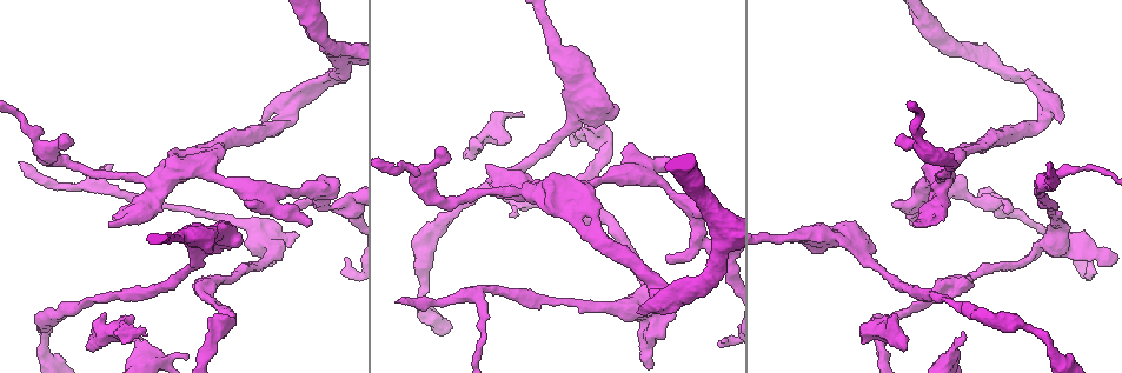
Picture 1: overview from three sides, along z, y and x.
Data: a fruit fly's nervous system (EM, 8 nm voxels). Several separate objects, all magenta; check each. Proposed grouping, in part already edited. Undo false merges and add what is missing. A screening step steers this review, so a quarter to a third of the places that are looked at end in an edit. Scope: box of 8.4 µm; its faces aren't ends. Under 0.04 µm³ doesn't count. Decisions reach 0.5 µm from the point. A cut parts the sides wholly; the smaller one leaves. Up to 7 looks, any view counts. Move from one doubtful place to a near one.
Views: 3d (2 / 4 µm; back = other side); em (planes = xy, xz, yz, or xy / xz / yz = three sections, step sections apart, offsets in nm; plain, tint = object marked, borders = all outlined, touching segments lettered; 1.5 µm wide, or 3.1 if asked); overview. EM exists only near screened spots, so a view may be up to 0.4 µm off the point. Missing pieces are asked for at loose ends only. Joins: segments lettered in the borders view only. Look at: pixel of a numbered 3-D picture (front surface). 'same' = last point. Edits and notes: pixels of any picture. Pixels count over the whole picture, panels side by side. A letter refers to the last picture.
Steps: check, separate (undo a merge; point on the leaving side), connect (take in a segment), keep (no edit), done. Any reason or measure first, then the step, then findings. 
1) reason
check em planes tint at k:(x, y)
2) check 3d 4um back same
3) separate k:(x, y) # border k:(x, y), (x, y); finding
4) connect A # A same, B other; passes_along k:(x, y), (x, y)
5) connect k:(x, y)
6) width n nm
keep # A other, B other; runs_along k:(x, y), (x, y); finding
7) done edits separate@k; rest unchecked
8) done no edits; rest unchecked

thin end
check 3d 2um at 1:(21, 162)

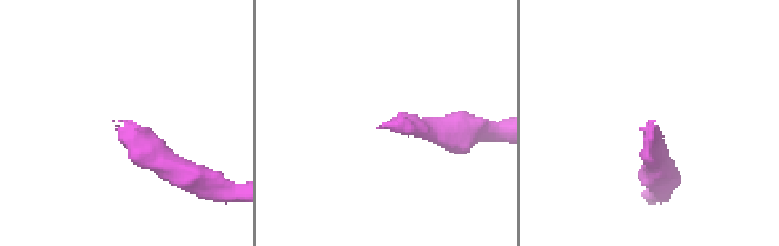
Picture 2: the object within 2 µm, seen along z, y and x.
check em yz step 4 borders at 2:(653, 127)

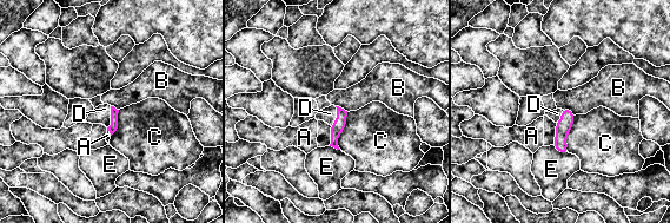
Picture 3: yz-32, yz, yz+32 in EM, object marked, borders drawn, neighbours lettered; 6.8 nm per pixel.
check em planes borders same

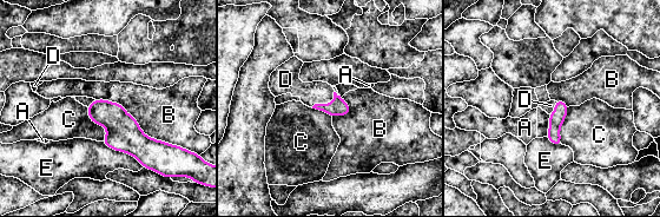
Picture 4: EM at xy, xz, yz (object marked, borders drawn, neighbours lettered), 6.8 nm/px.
connect D # A other, B other, C other, D same, E other; passes_along 4:(338, 106), (327, 104), (317, 92); it goes on there

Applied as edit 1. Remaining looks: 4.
check overview

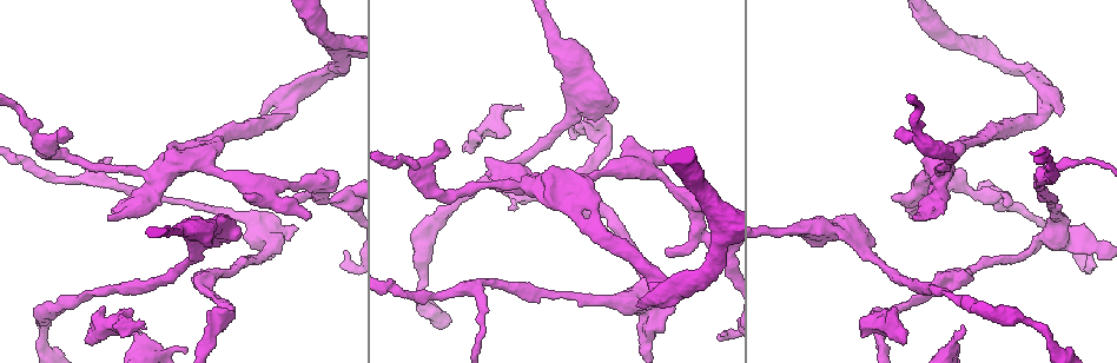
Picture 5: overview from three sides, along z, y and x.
thick turns thin
check 3d 4um at 5:(443, 214)

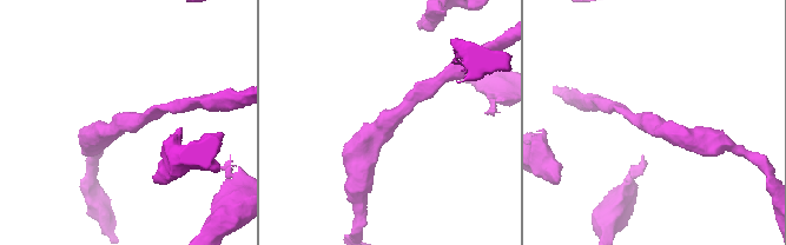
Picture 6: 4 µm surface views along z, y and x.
check em planes tint at 6:(650, 123)

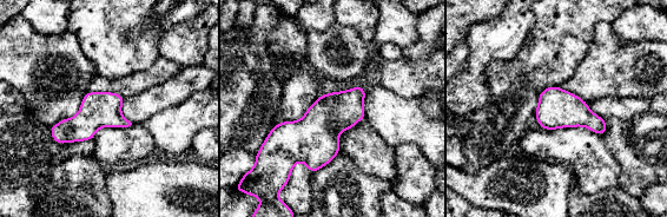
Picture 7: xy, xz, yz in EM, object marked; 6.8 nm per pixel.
what lies round it
check em planes borders same

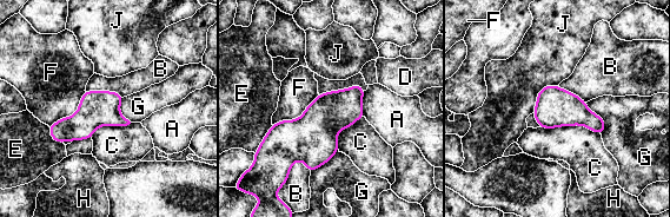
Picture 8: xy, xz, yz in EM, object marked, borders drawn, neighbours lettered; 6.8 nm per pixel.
width 240 nm
keep # A other, B other, C other, D other, E other, F other, G other, H other, J other; border 8:(539, 126), (584, 125), (601, 136); one neuron here

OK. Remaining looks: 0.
done edits connect@4; rest unchecked

